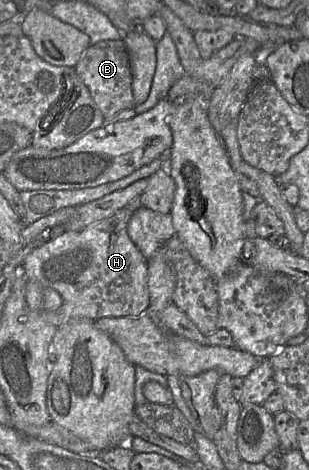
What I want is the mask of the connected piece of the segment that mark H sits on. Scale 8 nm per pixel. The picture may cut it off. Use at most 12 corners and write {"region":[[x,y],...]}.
{"region":[[162,167],[127,206],[29,253],[27,280],[62,297],[43,319],[137,317],[148,262],[129,238],[142,207],[170,213]]}

